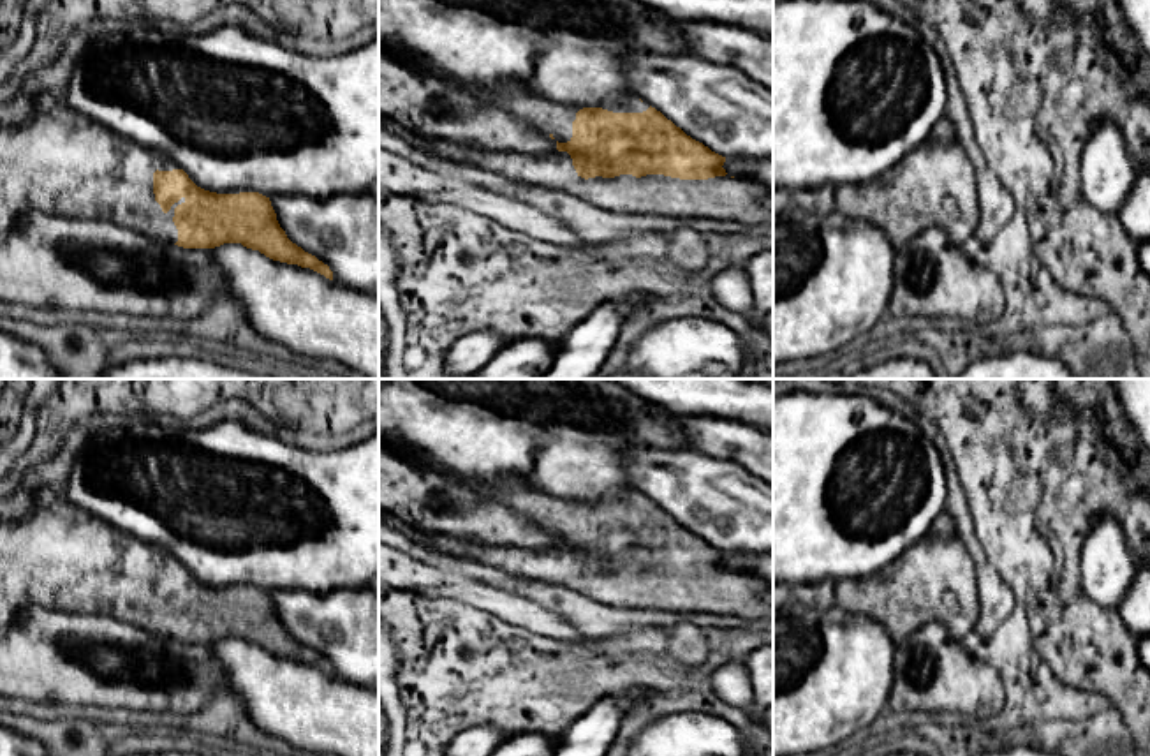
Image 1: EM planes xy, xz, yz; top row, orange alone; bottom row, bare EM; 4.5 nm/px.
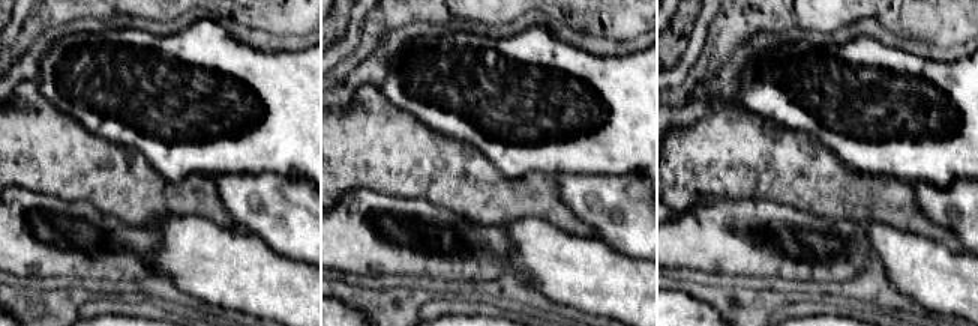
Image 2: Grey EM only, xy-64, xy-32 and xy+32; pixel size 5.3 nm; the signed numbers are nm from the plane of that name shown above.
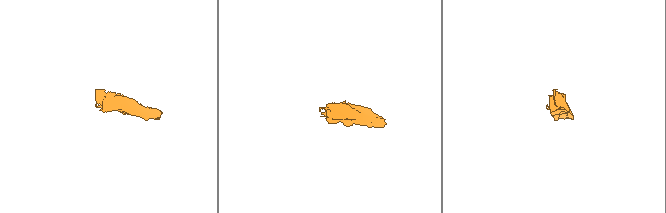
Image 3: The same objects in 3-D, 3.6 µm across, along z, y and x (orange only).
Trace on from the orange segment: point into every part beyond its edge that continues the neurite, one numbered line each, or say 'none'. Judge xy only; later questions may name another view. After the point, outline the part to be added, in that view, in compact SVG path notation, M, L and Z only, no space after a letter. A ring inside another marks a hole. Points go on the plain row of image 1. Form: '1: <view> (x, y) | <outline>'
1: xy (60, 557) | M42 486L33 495L33 513L26 520L0 522L0 631L5 631L26 608L41 606L72 615L109 615L150 633L176 638L178 624L173 611L174 603L185 597L185 592L164 608L153 589L153 567L157 564L173 566L180 560L162 546L114 529L72 506L53 488Z

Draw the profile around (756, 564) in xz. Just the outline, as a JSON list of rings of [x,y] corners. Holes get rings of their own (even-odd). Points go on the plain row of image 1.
[[[734,552],[726,553],[722,562],[726,564],[727,571],[761,578],[773,587],[773,553]]]

